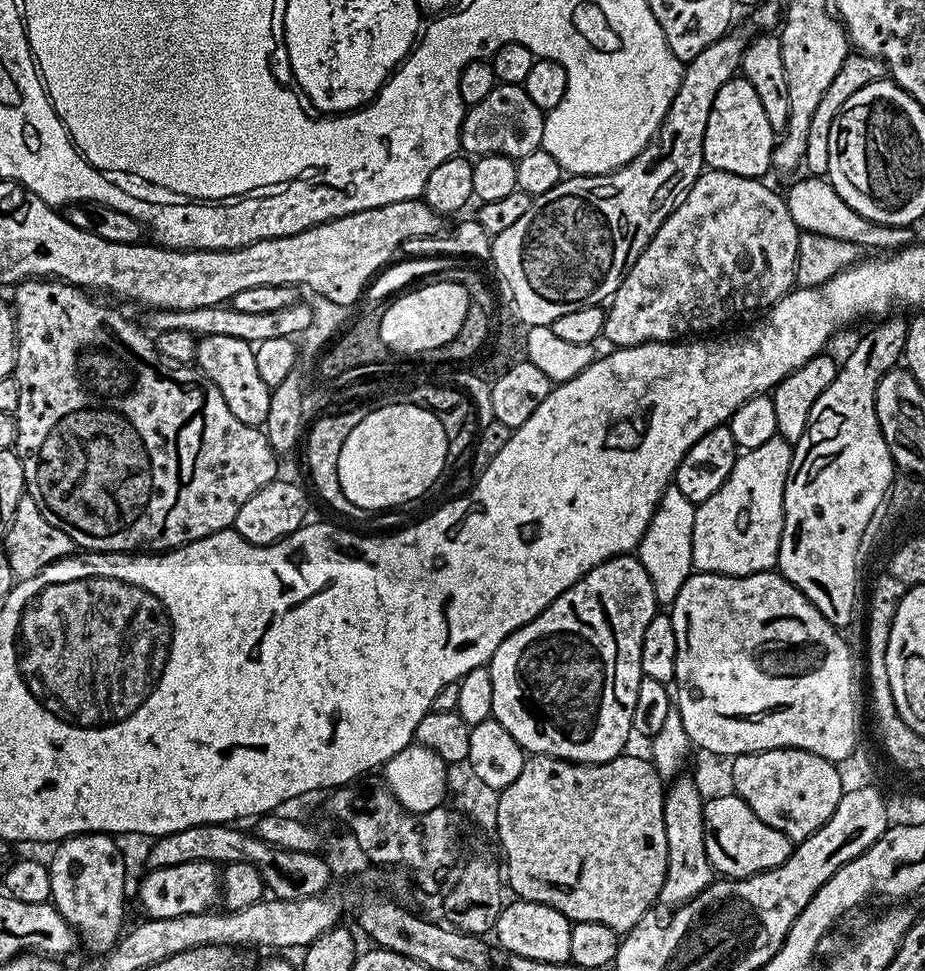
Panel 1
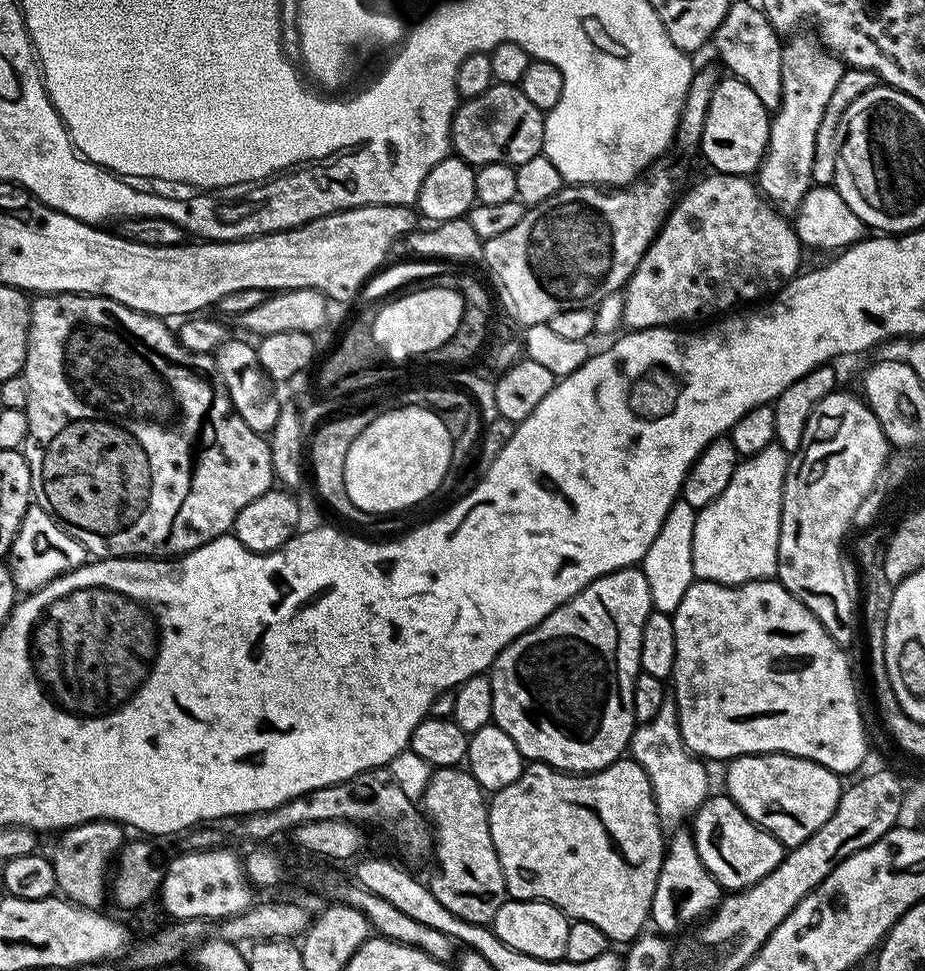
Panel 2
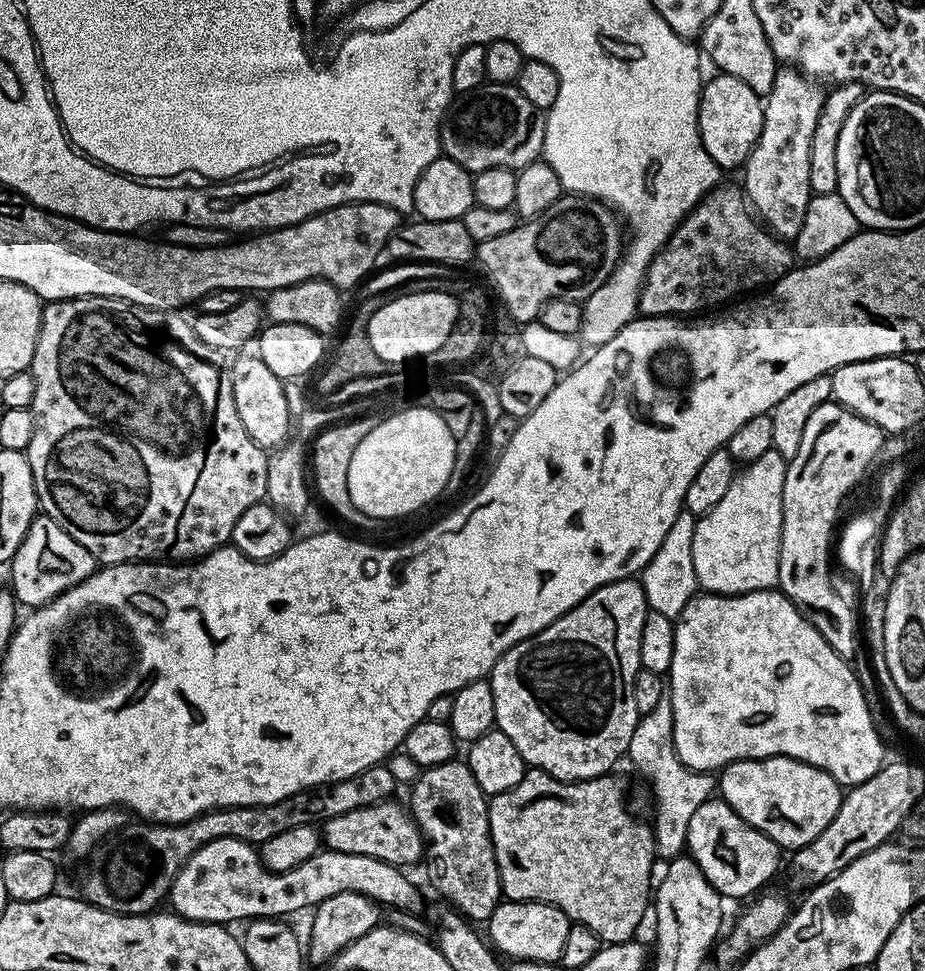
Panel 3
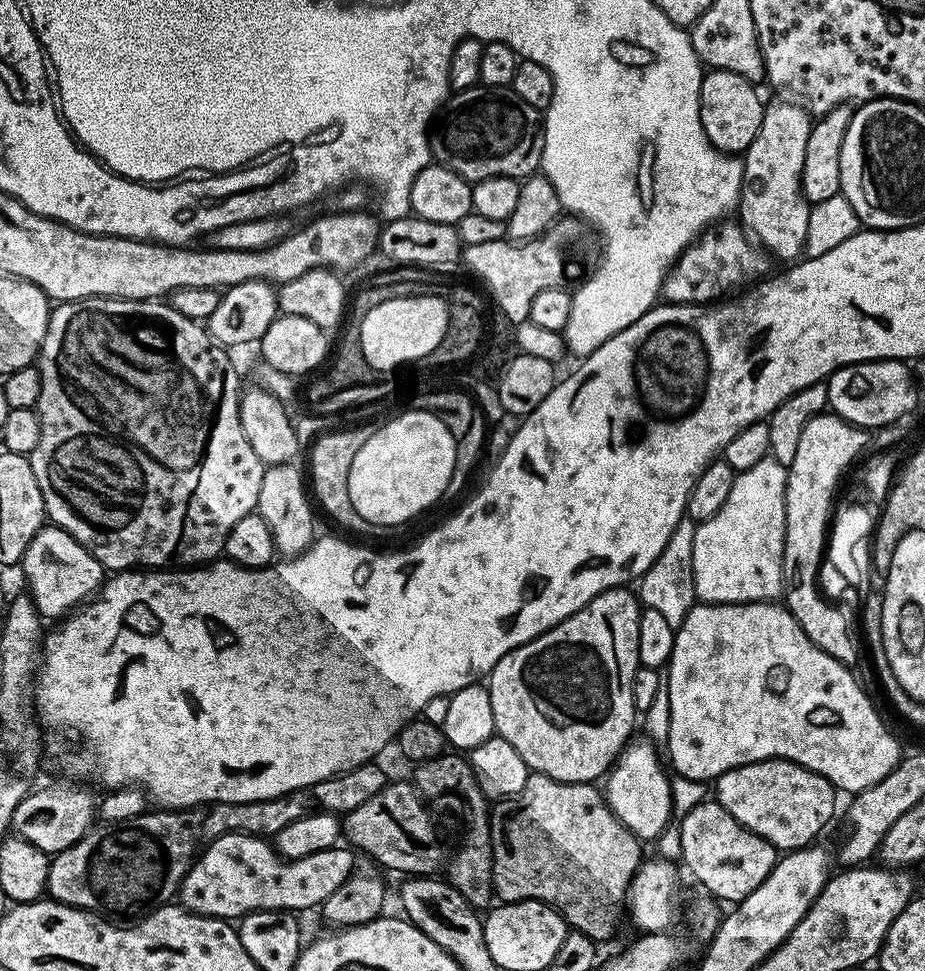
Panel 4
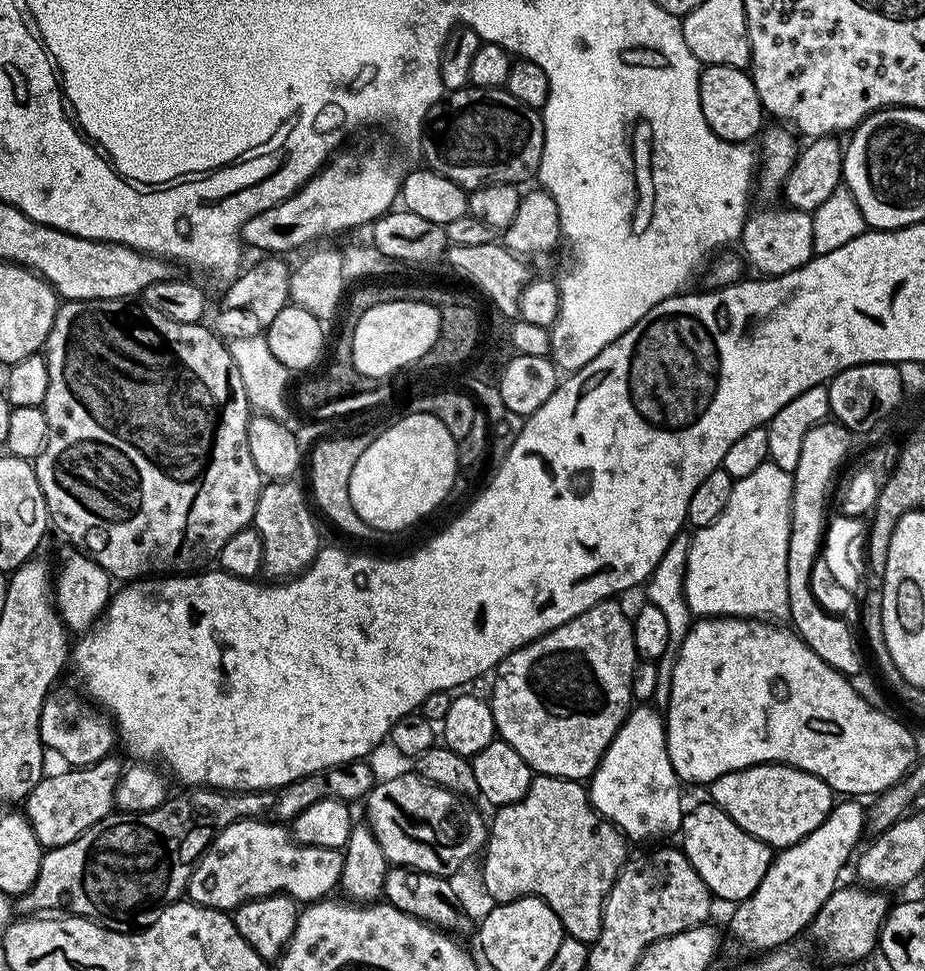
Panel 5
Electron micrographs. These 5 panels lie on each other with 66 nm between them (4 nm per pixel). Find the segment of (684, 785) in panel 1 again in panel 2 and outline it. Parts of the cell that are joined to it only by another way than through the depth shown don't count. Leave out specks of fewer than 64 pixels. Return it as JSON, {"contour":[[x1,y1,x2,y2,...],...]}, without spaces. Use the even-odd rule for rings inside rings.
{"contour":[[688,830,673,831,666,840,662,870,658,874,658,886,654,886,650,920,653,925,656,923,655,931,669,934,668,932,676,932,687,924,695,925,701,918,707,917,721,899,721,886,712,877,710,870,706,870,698,854,696,837]]}

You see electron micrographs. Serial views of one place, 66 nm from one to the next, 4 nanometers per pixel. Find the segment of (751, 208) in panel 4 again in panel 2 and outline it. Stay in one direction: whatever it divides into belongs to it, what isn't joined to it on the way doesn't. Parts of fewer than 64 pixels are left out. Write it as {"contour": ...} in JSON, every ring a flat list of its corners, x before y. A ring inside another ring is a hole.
{"contour":[[796,34,782,47,782,102,771,113,768,126,768,145,758,169,758,187,781,214,797,211,803,196,813,187,812,167,814,146,818,138,818,126,822,126,822,114,834,86,846,70,839,56,833,56,815,39]]}

